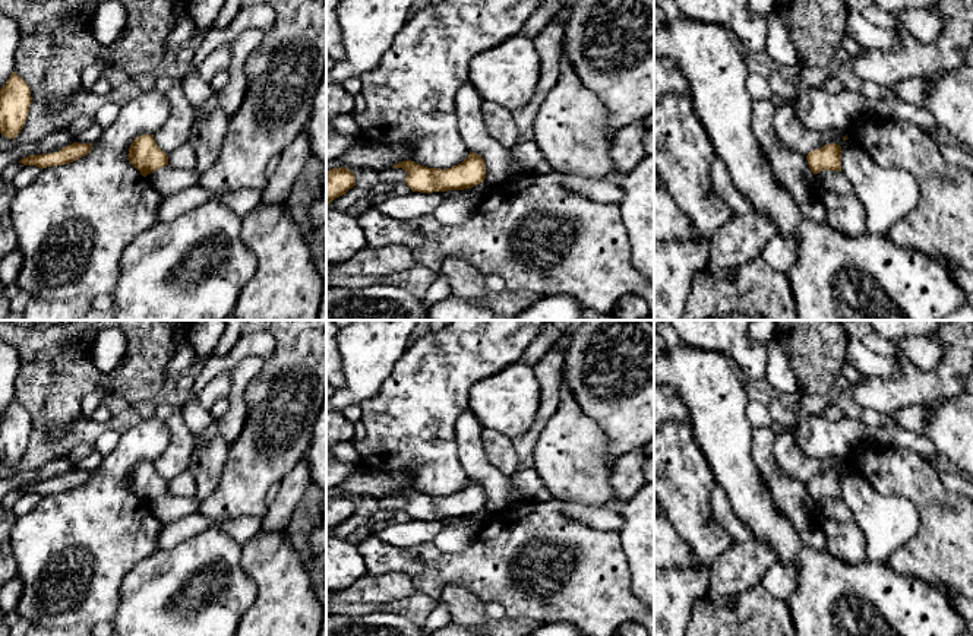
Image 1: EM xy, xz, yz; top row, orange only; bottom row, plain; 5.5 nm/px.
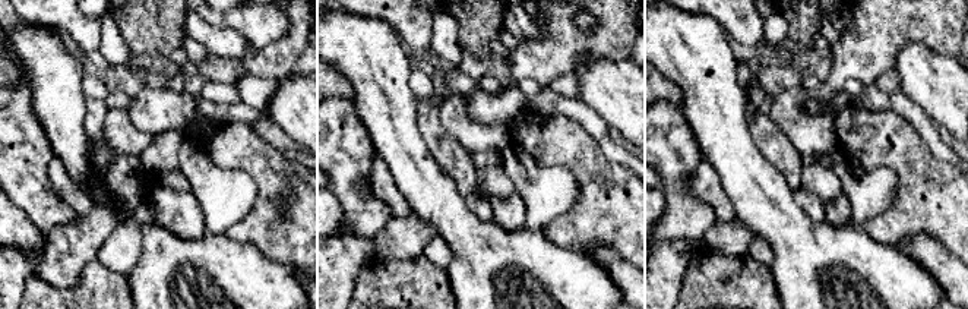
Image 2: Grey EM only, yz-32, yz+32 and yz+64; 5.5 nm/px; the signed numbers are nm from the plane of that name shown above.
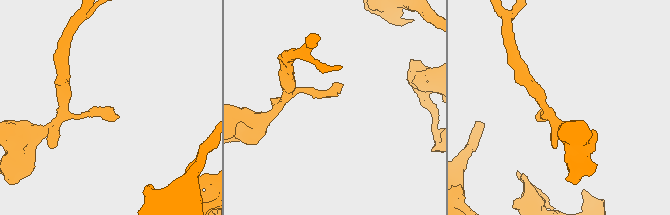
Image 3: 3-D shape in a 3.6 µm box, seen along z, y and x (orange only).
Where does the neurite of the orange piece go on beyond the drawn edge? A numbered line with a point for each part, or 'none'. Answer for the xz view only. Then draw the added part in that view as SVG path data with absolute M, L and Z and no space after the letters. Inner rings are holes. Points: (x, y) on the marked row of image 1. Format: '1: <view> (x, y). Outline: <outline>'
none

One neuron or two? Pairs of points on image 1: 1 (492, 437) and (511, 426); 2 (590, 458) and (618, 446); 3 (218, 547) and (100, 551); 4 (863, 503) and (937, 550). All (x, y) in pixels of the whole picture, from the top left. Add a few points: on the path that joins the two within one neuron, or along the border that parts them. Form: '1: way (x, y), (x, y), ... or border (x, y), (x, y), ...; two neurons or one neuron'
1: border (483, 426), (504, 433), (511, 440); two neurons
2: border (591, 420), (605, 433), (606, 451), (615, 459); two neurons
3: border (158, 550), (142, 559), (130, 570); two neurons
4: border (910, 502), (918, 512), (918, 531), (887, 557); two neurons

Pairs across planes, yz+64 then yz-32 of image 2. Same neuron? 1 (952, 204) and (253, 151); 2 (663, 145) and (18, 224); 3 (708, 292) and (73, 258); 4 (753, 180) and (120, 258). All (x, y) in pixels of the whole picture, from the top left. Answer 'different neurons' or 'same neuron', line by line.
1: same neuron
2: different neurons
3: different neurons
4: different neurons

